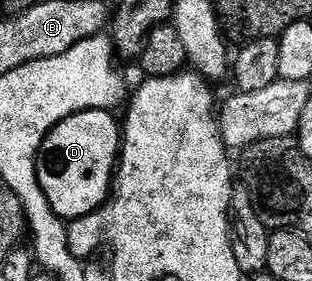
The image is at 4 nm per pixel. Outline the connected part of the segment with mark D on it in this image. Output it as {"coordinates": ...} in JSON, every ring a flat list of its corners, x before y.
{"coordinates":[[86,110,69,116,56,124,41,144,35,161,37,176,59,218,84,218,107,201,121,145,121,126,113,115,111,110]]}

